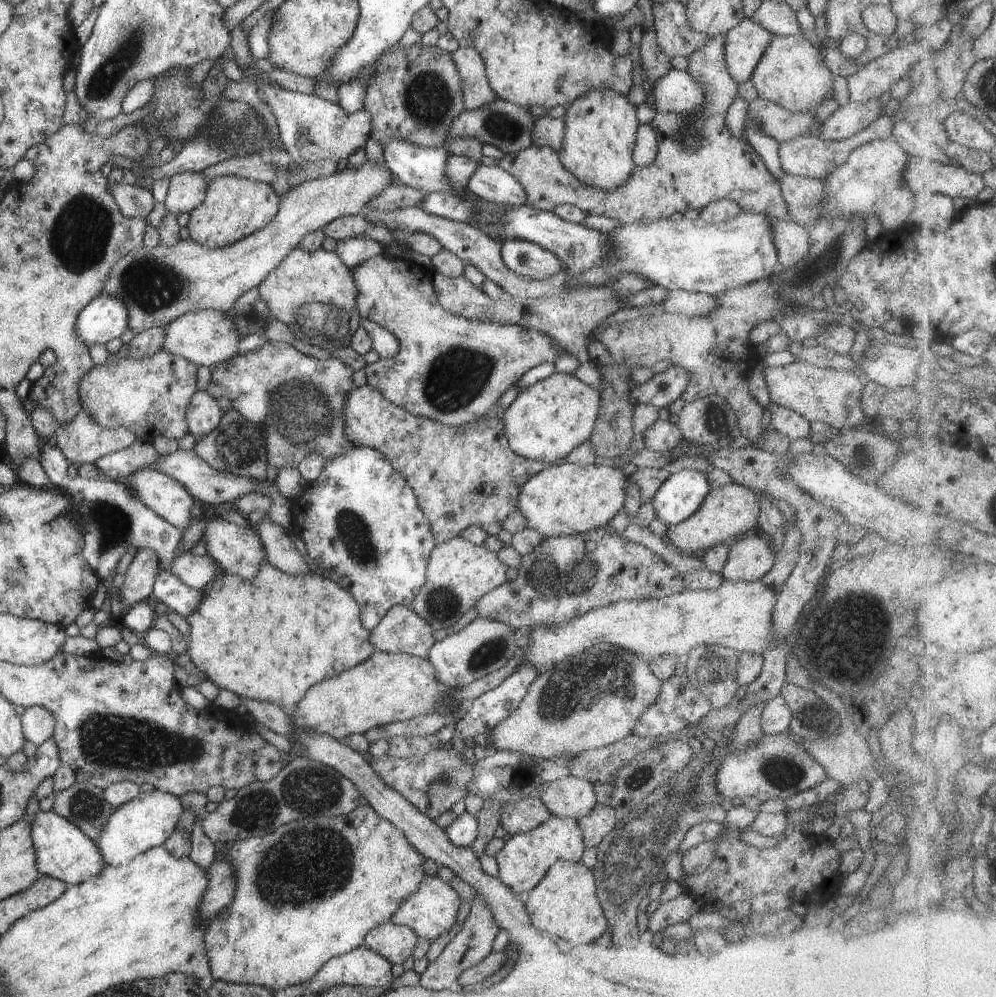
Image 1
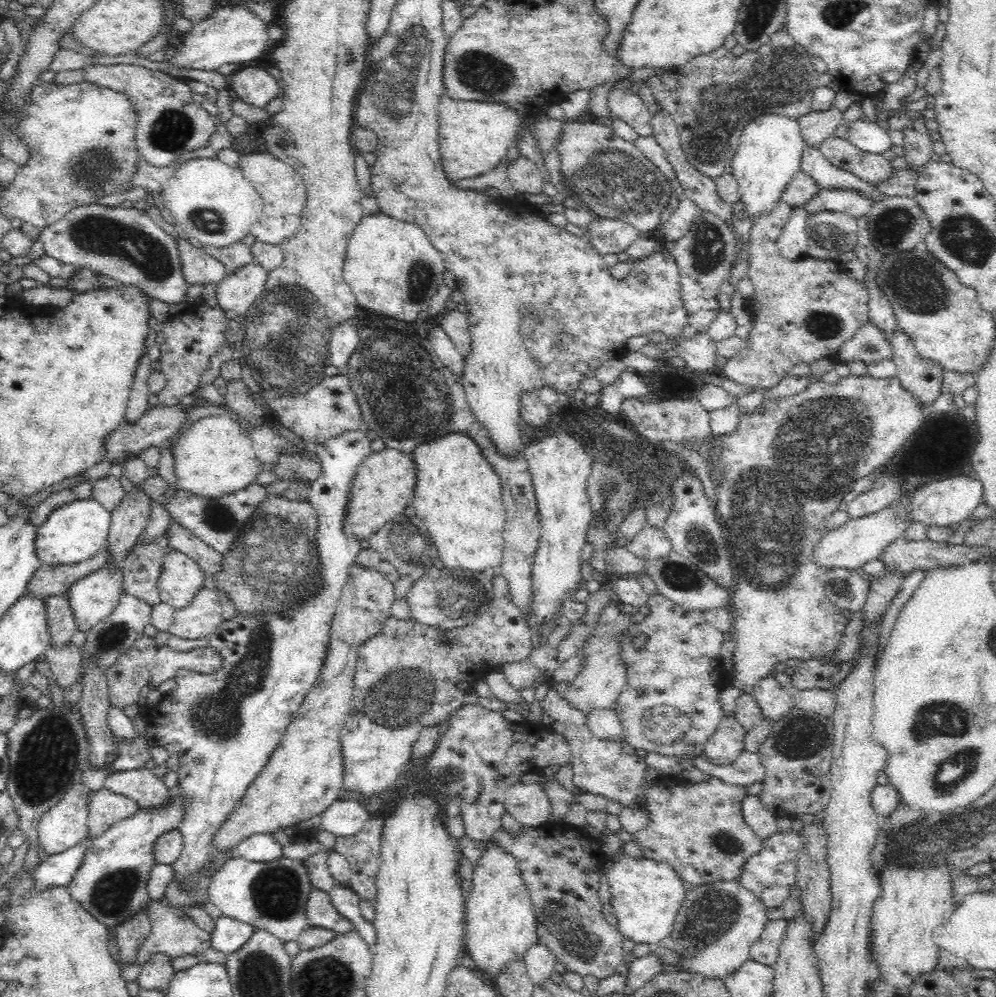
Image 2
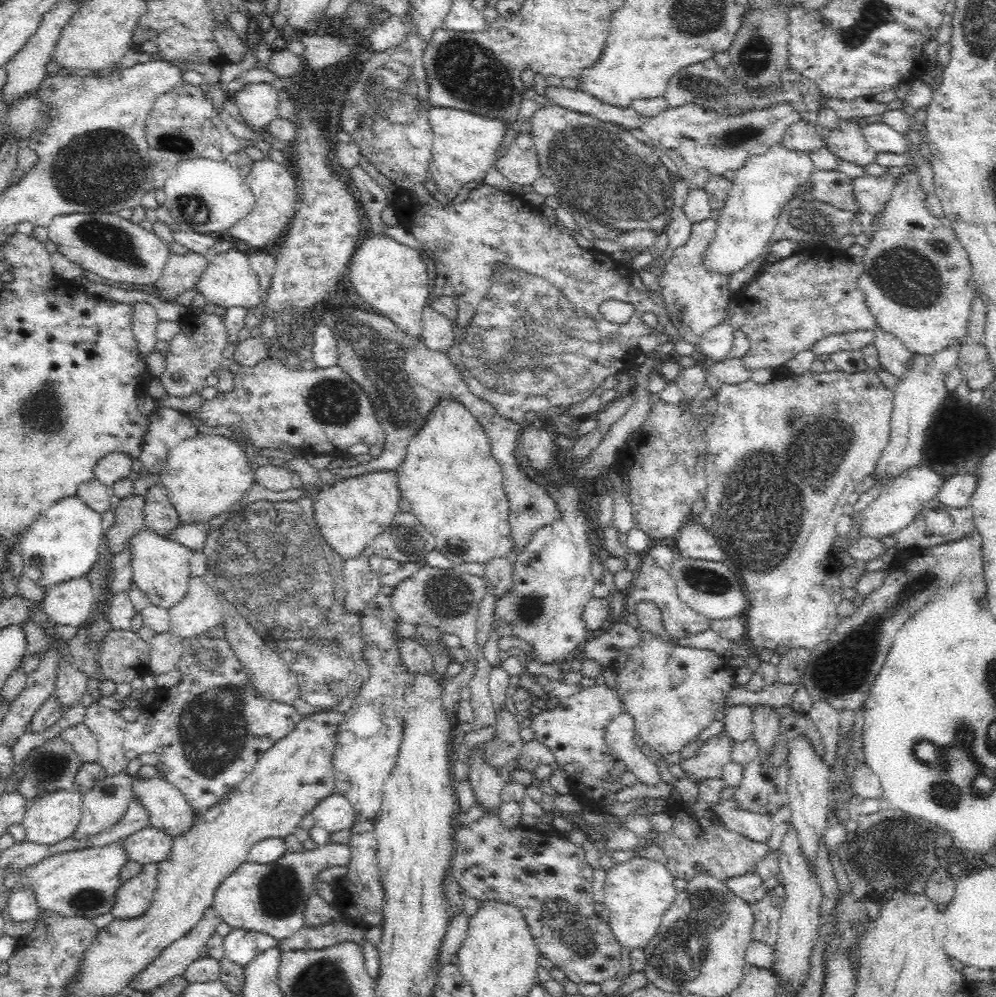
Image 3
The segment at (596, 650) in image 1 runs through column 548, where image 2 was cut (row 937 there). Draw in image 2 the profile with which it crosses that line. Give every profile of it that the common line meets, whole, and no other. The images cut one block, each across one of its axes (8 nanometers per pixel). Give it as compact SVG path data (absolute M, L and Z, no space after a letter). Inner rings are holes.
M718 881L712 882L700 886L692 886L687 892L686 896L684 897L684 902L678 915L676 916L676 920L674 922L674 926L672 927L670 937L664 939L660 944L668 948L676 955L680 955L682 959L679 960L678 964L674 966L678 966L679 970L686 971L686 972L693 972L694 974L701 974L706 978L717 978L718 980L724 980L728 976L728 974L732 974L732 972L736 972L743 964L749 959L749 952L752 944L754 942L759 941L763 932L765 932L765 928L767 926L767 910L768 908L764 906L764 904L760 901L760 898L756 897L752 894L751 891L746 890L746 888L742 887L738 881Z

